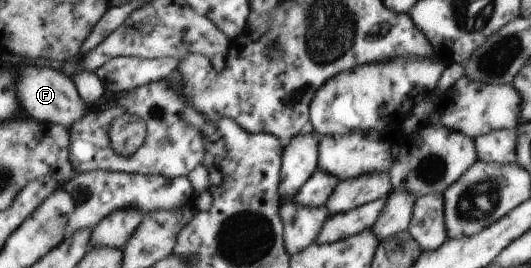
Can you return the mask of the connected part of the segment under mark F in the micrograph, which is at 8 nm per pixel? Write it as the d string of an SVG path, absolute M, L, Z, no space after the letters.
M27 64L23 66L25 74L21 76L21 106L25 114L35 117L41 122L61 124L70 129L77 120L81 120L87 114L88 104L83 100L80 92L75 88L72 80L62 69L55 70L47 66L36 66Z

